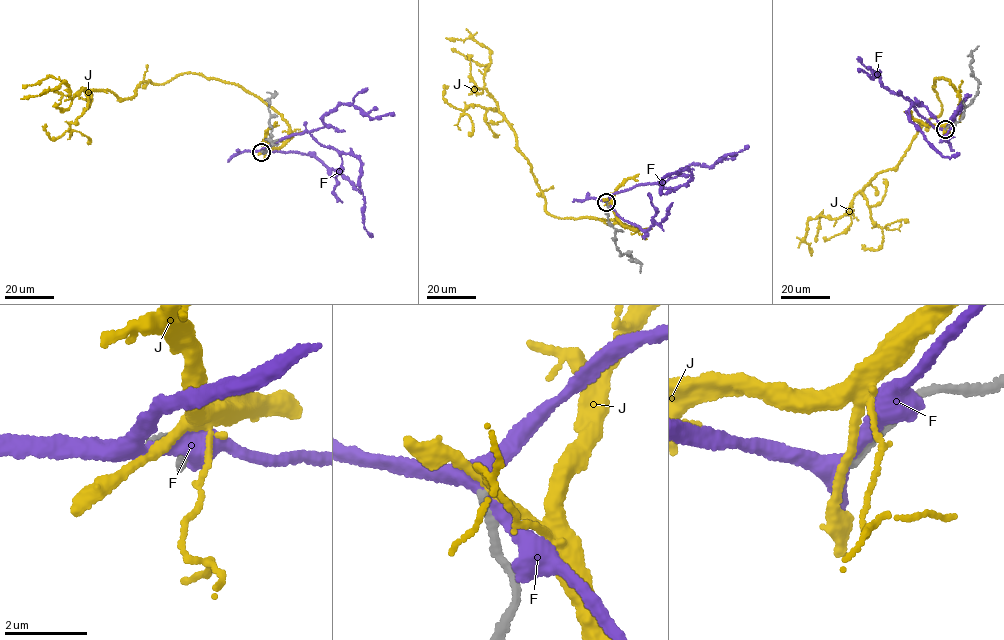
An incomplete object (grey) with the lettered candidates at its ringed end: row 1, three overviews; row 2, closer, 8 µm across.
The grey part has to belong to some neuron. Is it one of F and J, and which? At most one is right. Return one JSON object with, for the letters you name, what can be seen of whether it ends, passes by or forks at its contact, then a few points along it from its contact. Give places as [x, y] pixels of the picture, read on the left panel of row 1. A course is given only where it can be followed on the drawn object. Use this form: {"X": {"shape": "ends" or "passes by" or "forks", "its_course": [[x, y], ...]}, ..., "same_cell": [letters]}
{"same_cell": []}

